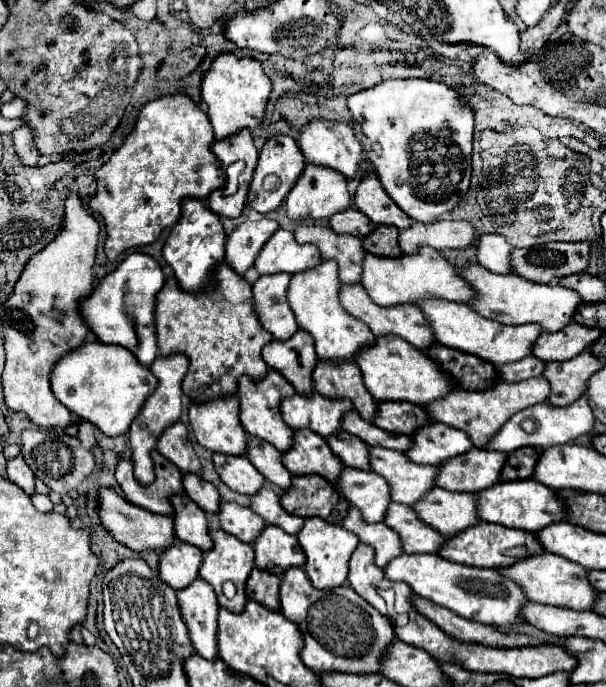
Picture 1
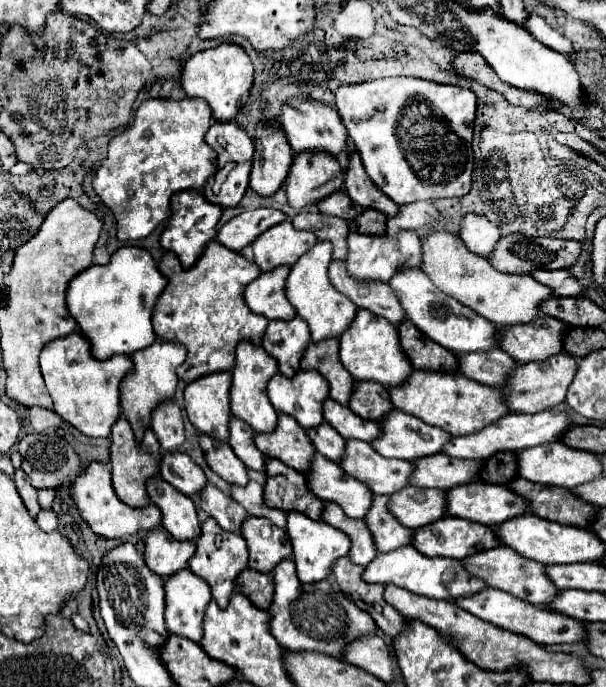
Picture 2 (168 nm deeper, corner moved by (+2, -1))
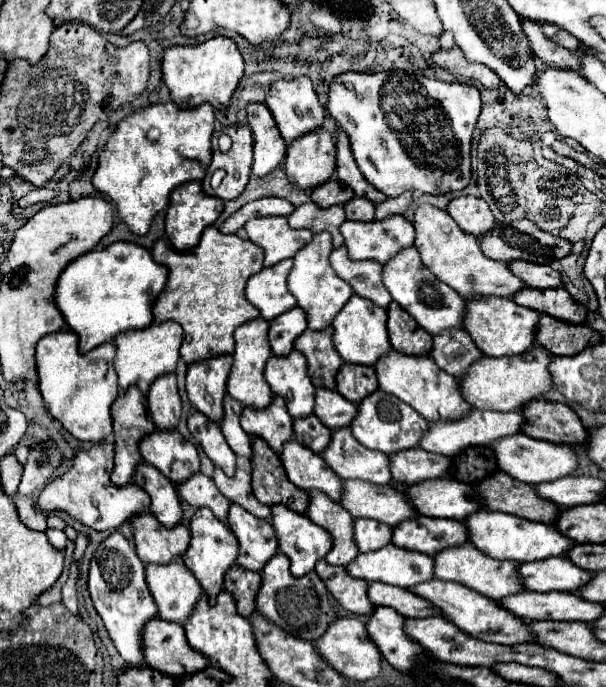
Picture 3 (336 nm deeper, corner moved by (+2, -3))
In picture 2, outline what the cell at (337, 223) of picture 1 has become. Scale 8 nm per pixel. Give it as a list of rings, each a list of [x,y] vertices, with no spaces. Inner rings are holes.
[[[338,190],[338,194],[330,194],[328,198],[320,200],[318,210],[328,214],[328,216],[340,216],[344,220],[352,220],[356,218],[356,214],[360,214],[360,206],[356,206],[342,190]]]

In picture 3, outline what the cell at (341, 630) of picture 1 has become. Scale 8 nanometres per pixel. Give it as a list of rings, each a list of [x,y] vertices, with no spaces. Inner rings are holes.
[[[278,552],[264,566],[260,574],[262,574],[262,586],[256,596],[256,612],[262,614],[266,620],[274,622],[276,626],[284,628],[288,634],[308,642],[316,642],[316,638],[324,636],[330,622],[338,618],[338,612],[330,604],[328,590],[324,582],[320,580],[320,576],[316,576],[316,572],[310,572],[302,578],[292,576],[290,560],[282,552]]]

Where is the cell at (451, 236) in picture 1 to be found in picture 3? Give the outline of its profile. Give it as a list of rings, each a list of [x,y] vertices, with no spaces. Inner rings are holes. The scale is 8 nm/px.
[[[404,192],[402,196],[388,198],[382,204],[376,204],[376,220],[384,220],[394,214],[402,216],[410,208],[410,204],[412,204],[412,192]]]

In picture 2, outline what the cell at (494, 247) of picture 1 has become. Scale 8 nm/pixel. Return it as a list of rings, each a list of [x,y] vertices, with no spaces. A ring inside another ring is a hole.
[[[468,212],[460,222],[460,238],[470,252],[488,258],[500,240],[500,230],[484,214]]]

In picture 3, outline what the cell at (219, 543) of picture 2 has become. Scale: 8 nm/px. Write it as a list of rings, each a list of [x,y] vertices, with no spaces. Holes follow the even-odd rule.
[[[200,508],[196,512],[196,516],[190,522],[190,532],[192,532],[192,542],[190,542],[188,550],[182,554],[182,560],[188,566],[188,570],[196,576],[196,580],[200,582],[200,586],[204,588],[208,598],[216,600],[216,596],[224,588],[226,572],[236,564],[236,556],[238,556],[236,536],[232,536],[232,530],[226,524],[222,524],[212,514],[210,508]]]

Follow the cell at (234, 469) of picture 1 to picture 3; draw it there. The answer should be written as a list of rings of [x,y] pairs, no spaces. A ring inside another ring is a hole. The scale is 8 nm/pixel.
[[[192,412],[188,418],[188,430],[198,446],[206,452],[206,456],[214,462],[214,466],[222,468],[226,476],[234,476],[236,472],[236,454],[226,444],[222,430],[218,424],[204,418],[200,412]]]

